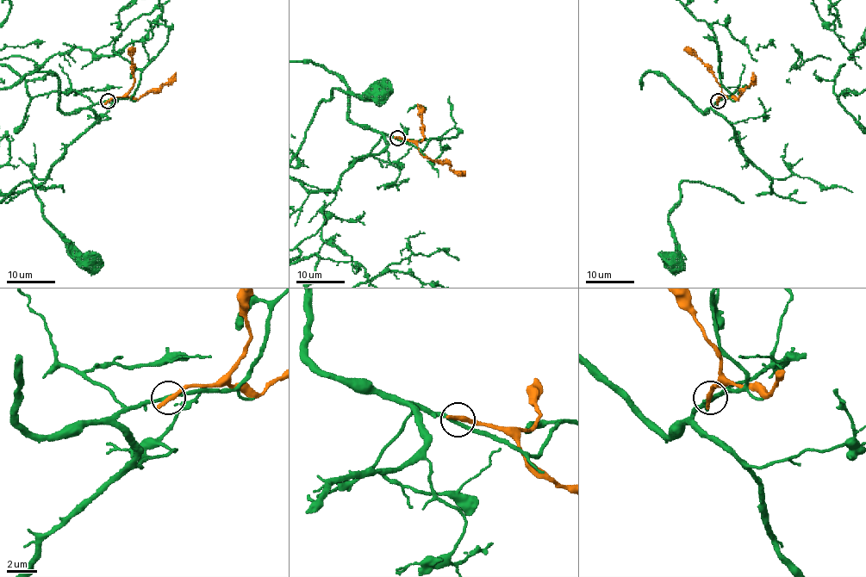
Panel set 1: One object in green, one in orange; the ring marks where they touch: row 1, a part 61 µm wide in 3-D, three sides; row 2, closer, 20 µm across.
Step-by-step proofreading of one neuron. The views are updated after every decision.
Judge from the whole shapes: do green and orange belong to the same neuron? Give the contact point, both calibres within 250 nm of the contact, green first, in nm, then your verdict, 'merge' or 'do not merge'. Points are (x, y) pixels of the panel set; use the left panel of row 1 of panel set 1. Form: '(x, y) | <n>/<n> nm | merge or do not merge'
(108, 101) | 200/400 nm | do not merge

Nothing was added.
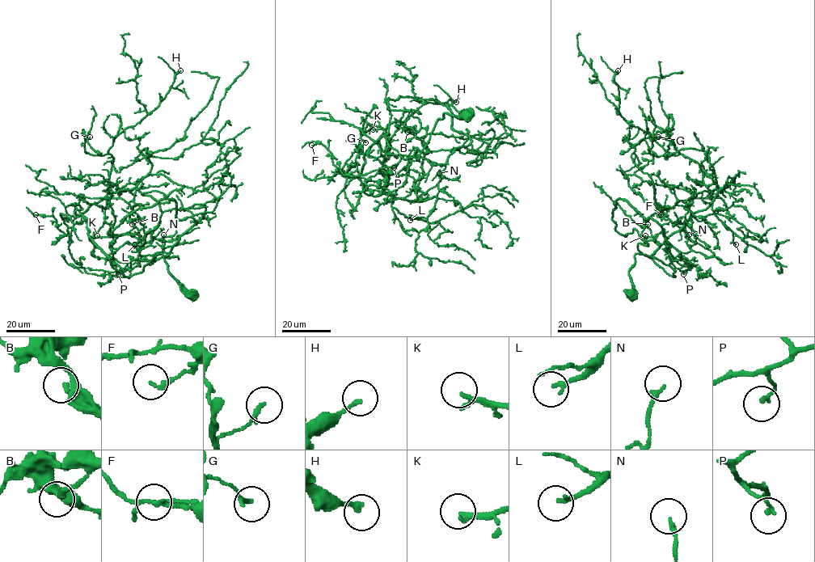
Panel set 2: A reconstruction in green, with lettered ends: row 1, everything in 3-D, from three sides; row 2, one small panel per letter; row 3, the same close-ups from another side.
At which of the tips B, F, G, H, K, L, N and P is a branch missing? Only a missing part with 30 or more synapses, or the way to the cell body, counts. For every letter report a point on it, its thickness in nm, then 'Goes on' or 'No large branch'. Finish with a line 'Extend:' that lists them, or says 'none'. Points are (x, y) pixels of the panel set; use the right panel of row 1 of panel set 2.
B: Place: (648, 224). Thickness 160 nm. No large branch
F: Place: (660, 214). Thickness 150 nm. No large branch
G: Place: (658, 137). Thickness 190 nm. No large branch
H: Place: (618, 70). Thickness 170 nm. No large branch
K: Place: (645, 235). Thickness 220 nm. Goes on
L: Place: (736, 244). Thickness 170 nm. Goes on
N: Place: (689, 234). Thickness 170 nm. No large branch
P: Place: (683, 274). Thickness 160 nm. No large branch
Extend: K, L

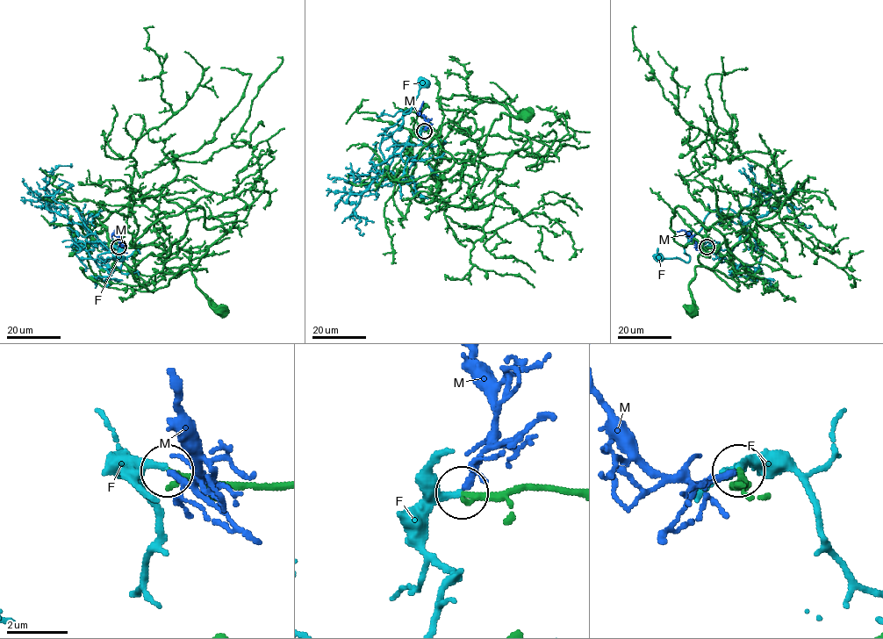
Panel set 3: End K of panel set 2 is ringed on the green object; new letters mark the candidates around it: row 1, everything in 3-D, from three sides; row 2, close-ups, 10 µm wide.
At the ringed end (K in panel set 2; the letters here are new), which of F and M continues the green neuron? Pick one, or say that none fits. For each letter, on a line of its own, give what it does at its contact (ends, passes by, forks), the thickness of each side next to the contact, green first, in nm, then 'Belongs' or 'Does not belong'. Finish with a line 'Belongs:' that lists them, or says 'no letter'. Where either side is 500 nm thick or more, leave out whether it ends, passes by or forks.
F: It passes by. Thickness 240 nm (green) against 200 nm. Does not belong
M: It ends there. Thickness 240 nm (green) against 190 nm. Does not belong
Belongs: no letter

